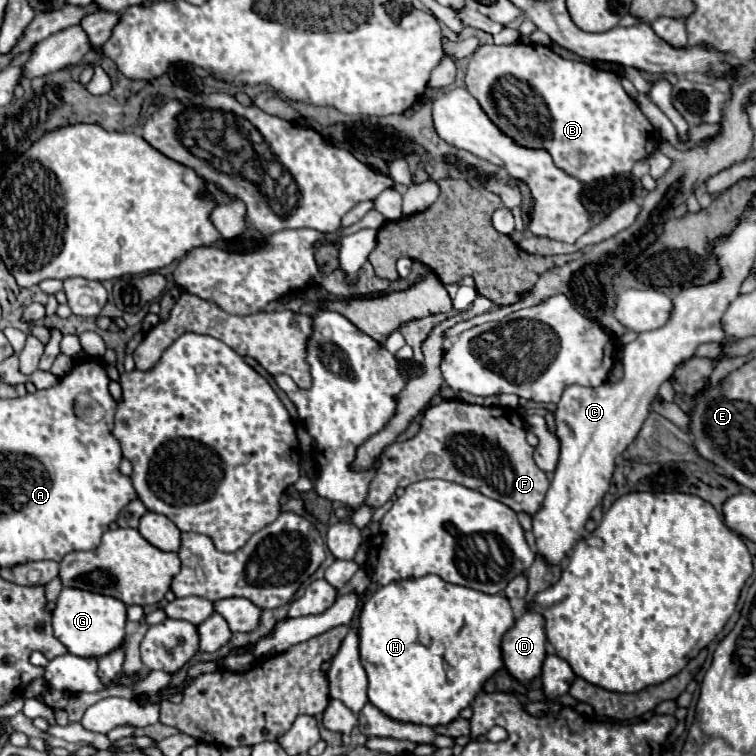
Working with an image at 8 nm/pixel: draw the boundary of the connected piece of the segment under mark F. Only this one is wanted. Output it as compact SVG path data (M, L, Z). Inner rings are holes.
M461 400L429 406L425 410L419 434L407 442L391 444L385 454L381 454L377 476L369 484L367 504L379 508L395 494L397 488L407 488L427 478L441 478L499 500L513 512L525 512L533 516L543 506L549 480L545 472L533 462L533 448L527 444L525 434L527 428L523 418L511 408L487 408L465 404ZM427 454L439 456L439 466L435 470L425 470L421 466Z

